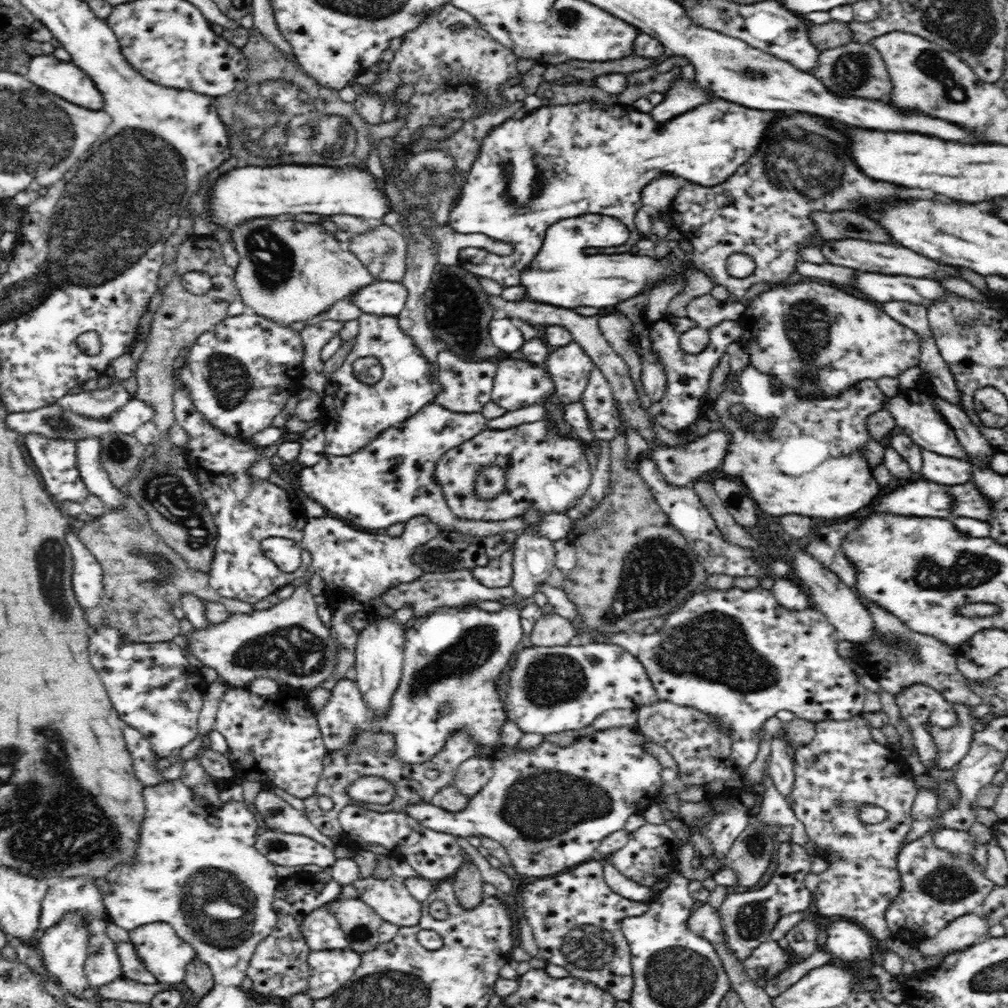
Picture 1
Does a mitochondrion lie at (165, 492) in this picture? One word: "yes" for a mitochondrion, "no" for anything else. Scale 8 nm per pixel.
yes

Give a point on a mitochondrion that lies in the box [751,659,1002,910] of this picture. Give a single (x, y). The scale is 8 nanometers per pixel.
(948, 884)

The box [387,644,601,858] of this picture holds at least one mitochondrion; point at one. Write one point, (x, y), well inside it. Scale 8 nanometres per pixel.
(550, 680)

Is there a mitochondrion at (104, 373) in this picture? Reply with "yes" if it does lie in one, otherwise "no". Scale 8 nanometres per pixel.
no

